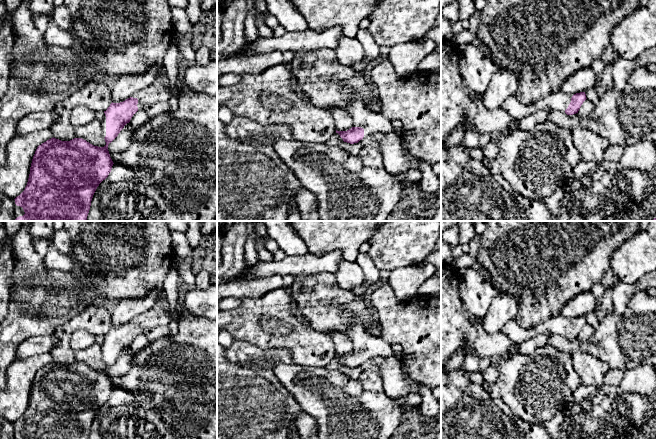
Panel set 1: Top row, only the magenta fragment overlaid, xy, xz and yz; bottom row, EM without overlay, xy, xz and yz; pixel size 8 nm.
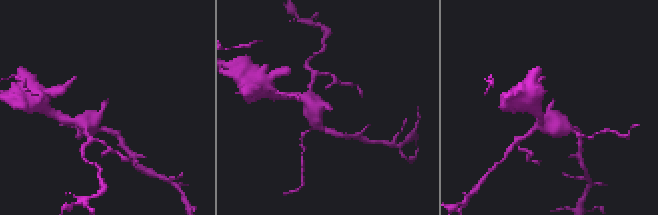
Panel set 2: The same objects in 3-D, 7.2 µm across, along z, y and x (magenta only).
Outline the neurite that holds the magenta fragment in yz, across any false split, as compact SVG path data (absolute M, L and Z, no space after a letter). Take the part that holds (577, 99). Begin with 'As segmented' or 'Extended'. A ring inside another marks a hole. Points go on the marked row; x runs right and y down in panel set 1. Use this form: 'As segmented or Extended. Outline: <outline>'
Extended. Outline: M562 90L544 98L538 99L531 104L521 103L515 96L508 97L501 107L513 118L522 118L542 109L552 111L564 111L567 115L578 113L581 105L586 100L585 92L568 94Z

